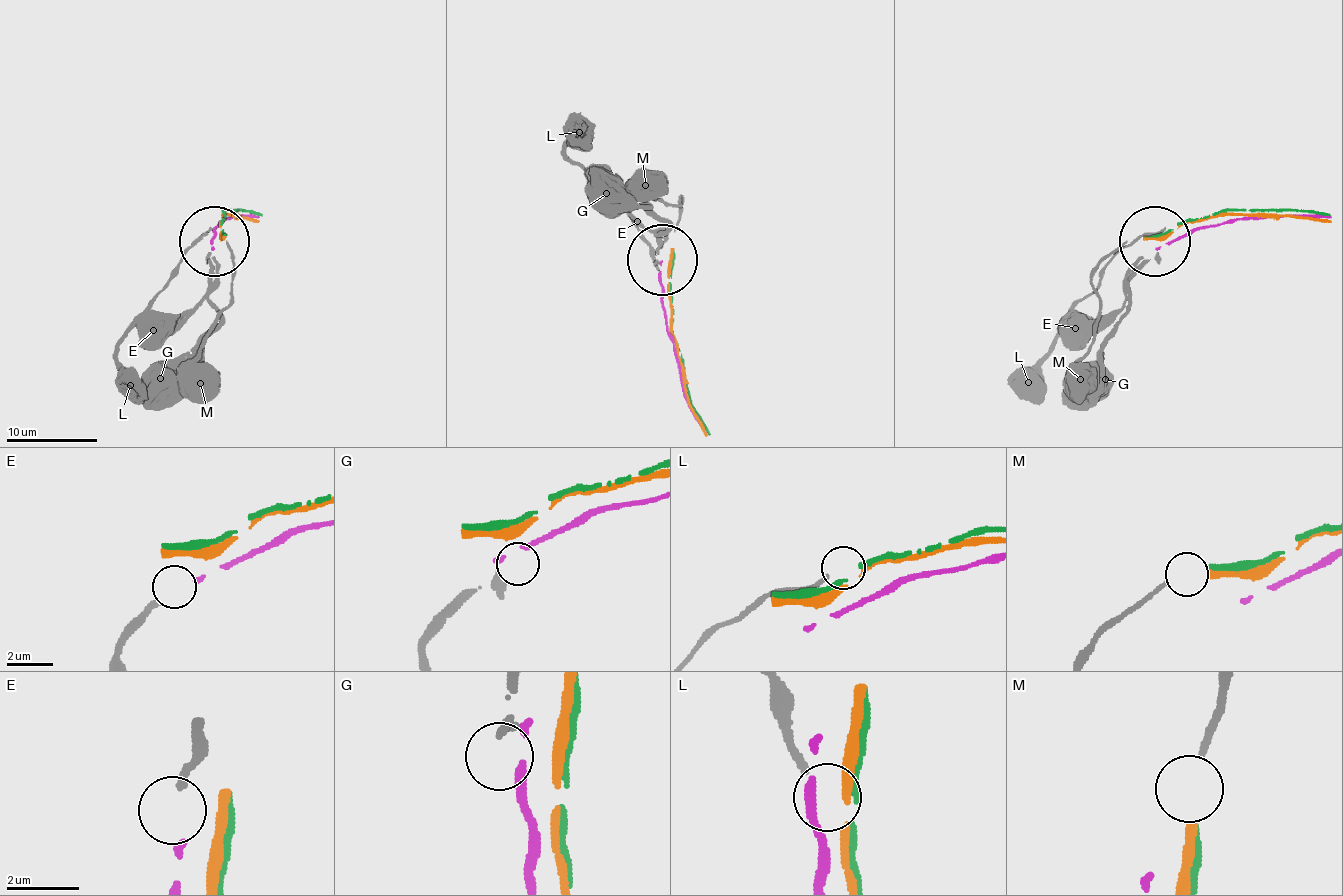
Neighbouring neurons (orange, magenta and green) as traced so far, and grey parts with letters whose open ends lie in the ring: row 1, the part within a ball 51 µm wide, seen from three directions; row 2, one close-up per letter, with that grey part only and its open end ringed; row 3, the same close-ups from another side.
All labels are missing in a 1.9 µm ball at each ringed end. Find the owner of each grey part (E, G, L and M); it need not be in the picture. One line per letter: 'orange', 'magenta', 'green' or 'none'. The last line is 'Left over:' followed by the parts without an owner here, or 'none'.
E: magenta
G: none
L: none
M: green
Left over: G, L

